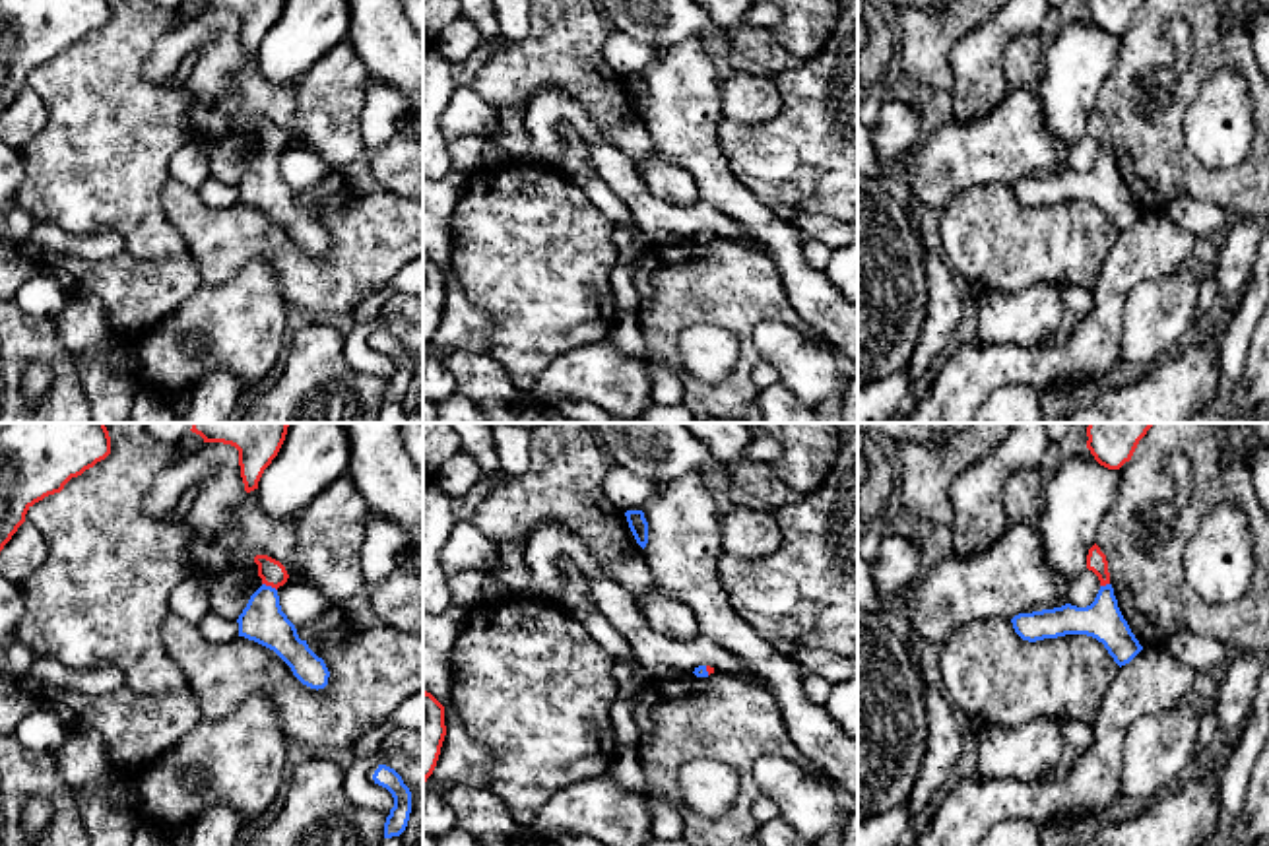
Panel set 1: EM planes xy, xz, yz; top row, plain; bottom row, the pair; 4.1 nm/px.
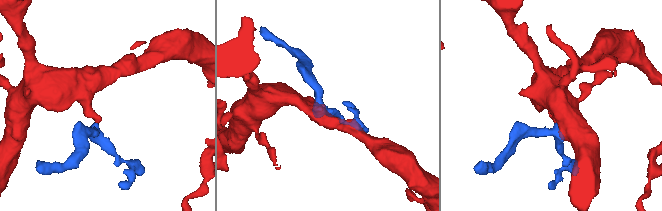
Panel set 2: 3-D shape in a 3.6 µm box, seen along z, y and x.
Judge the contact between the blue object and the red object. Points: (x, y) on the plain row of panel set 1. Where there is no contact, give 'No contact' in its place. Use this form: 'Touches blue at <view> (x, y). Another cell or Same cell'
Touches blue at xy (270, 152). Same cell

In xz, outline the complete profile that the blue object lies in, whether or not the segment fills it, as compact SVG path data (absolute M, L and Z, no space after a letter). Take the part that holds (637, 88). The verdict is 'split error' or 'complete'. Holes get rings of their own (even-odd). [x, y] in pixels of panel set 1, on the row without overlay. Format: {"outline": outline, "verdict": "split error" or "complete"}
{"outline": "M627 76L625 78L629 93L636 105L636 109L644 114L648 109L648 87L642 76Z", "verdict": "complete"}

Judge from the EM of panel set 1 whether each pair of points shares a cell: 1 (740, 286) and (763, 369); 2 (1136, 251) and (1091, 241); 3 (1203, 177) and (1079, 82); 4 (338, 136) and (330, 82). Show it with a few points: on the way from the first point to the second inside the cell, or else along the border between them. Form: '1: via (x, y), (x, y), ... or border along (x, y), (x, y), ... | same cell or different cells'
1: border along (759, 357), (751, 369), (751, 379), (761, 390) | different cells
2: border along (1120, 233), (1093, 286) | different cells
3: border along (1118, 55), (1116, 66), (1101, 88), (1095, 107) | different cells
4: via (334, 123), (330, 96) | same cell

